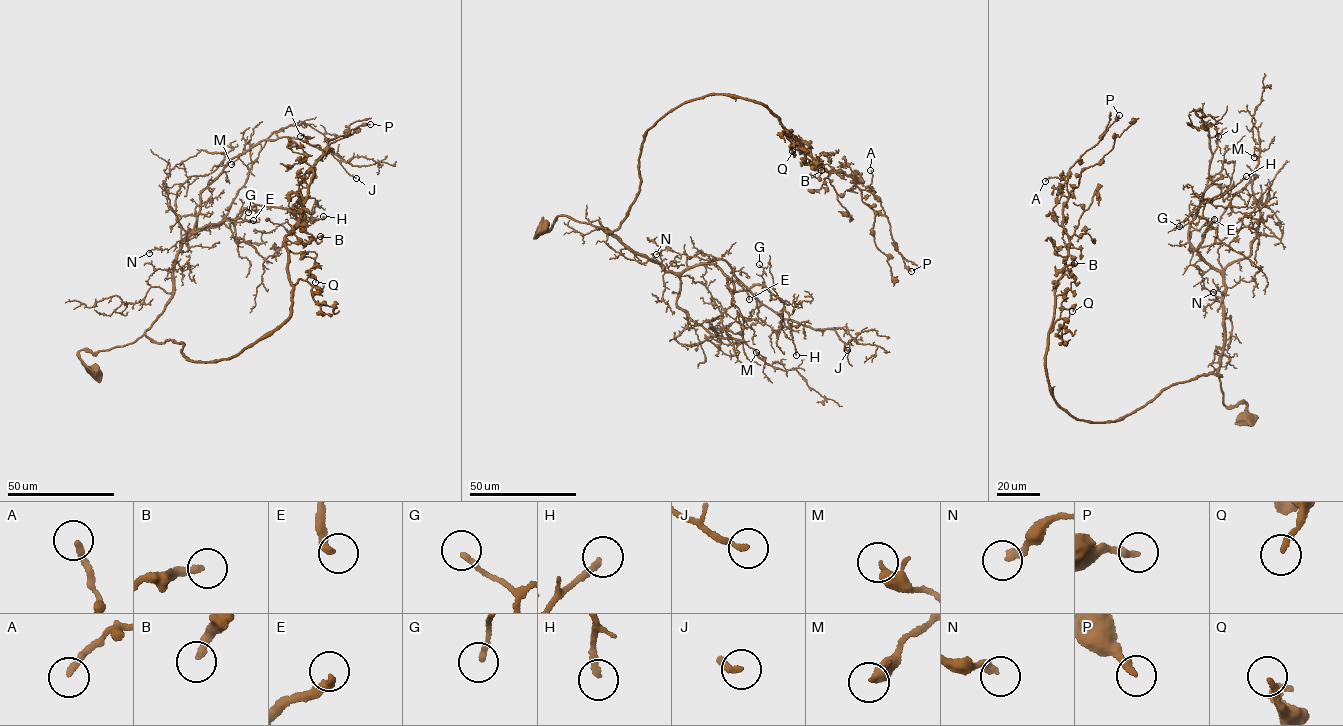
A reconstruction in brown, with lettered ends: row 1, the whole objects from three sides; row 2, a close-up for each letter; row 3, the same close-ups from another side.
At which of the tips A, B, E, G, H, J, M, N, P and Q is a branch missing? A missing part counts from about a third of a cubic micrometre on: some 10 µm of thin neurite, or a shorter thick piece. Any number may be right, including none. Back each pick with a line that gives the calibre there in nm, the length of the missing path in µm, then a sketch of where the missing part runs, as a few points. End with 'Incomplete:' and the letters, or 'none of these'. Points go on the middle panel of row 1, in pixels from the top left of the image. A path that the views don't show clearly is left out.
E: calibre 280 nm; missing 35 µm; course (749, 299), (751, 307), (746, 304), (746, 298), (752, 296), (750, 286), (740, 279)
Incomplete: E

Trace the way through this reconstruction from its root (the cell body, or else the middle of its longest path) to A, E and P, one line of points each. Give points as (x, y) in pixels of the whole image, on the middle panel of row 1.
A: (542, 229), (566, 215), (617, 230), (648, 130), (712, 94), (758, 102), (826, 170), (872, 193), (870, 170)
E: (542, 229), (537, 230), (551, 230), (558, 217), (566, 215), (602, 227), (667, 271), (712, 263), (749, 299)
P: (542, 229), (566, 215), (617, 230), (648, 130), (729, 94), (878, 198), (911, 271)

